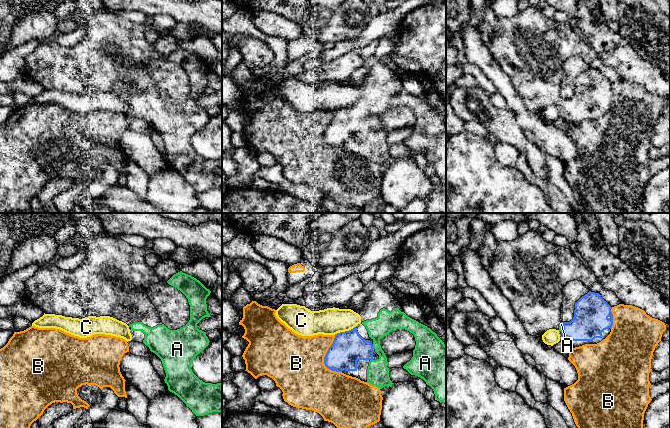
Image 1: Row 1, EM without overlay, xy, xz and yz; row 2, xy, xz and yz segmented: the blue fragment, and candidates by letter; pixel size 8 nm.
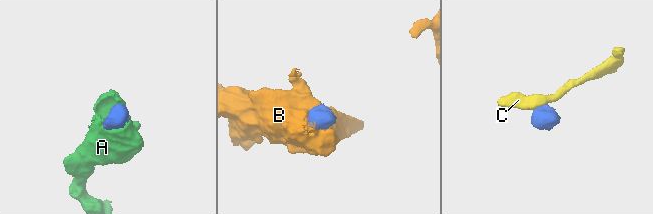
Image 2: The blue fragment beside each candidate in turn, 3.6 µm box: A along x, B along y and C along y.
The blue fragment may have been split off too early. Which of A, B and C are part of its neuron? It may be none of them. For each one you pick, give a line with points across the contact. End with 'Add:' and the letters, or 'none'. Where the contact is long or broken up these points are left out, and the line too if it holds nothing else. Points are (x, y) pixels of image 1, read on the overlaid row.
Add: A

